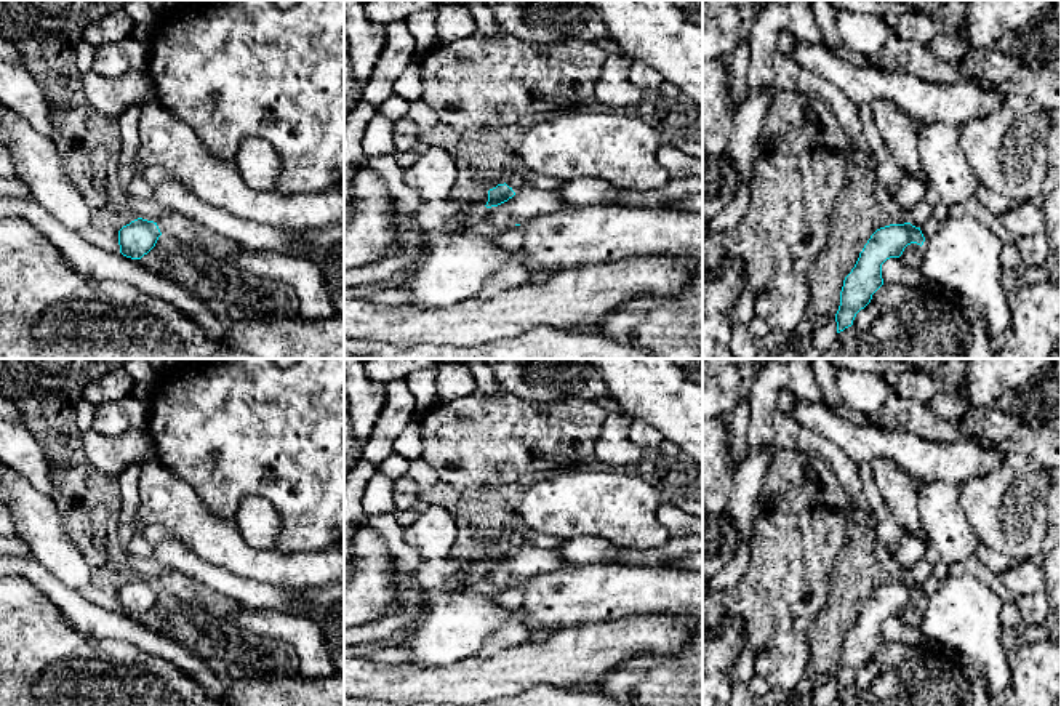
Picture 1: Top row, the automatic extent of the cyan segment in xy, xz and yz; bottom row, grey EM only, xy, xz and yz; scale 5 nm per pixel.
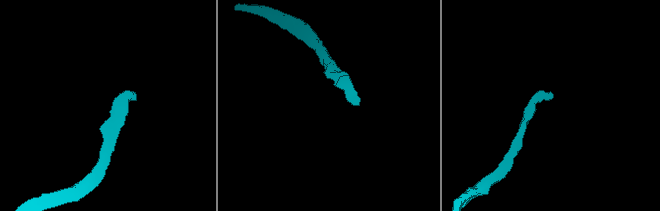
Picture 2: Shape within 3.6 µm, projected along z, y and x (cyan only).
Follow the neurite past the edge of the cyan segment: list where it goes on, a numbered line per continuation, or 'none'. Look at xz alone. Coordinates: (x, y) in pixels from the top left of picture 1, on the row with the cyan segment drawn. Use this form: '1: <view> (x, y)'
none

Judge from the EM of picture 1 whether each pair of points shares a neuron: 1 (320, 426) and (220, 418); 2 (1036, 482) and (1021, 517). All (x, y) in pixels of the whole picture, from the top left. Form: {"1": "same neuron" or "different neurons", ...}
{"1": "same neuron", "2": "same neuron"}

